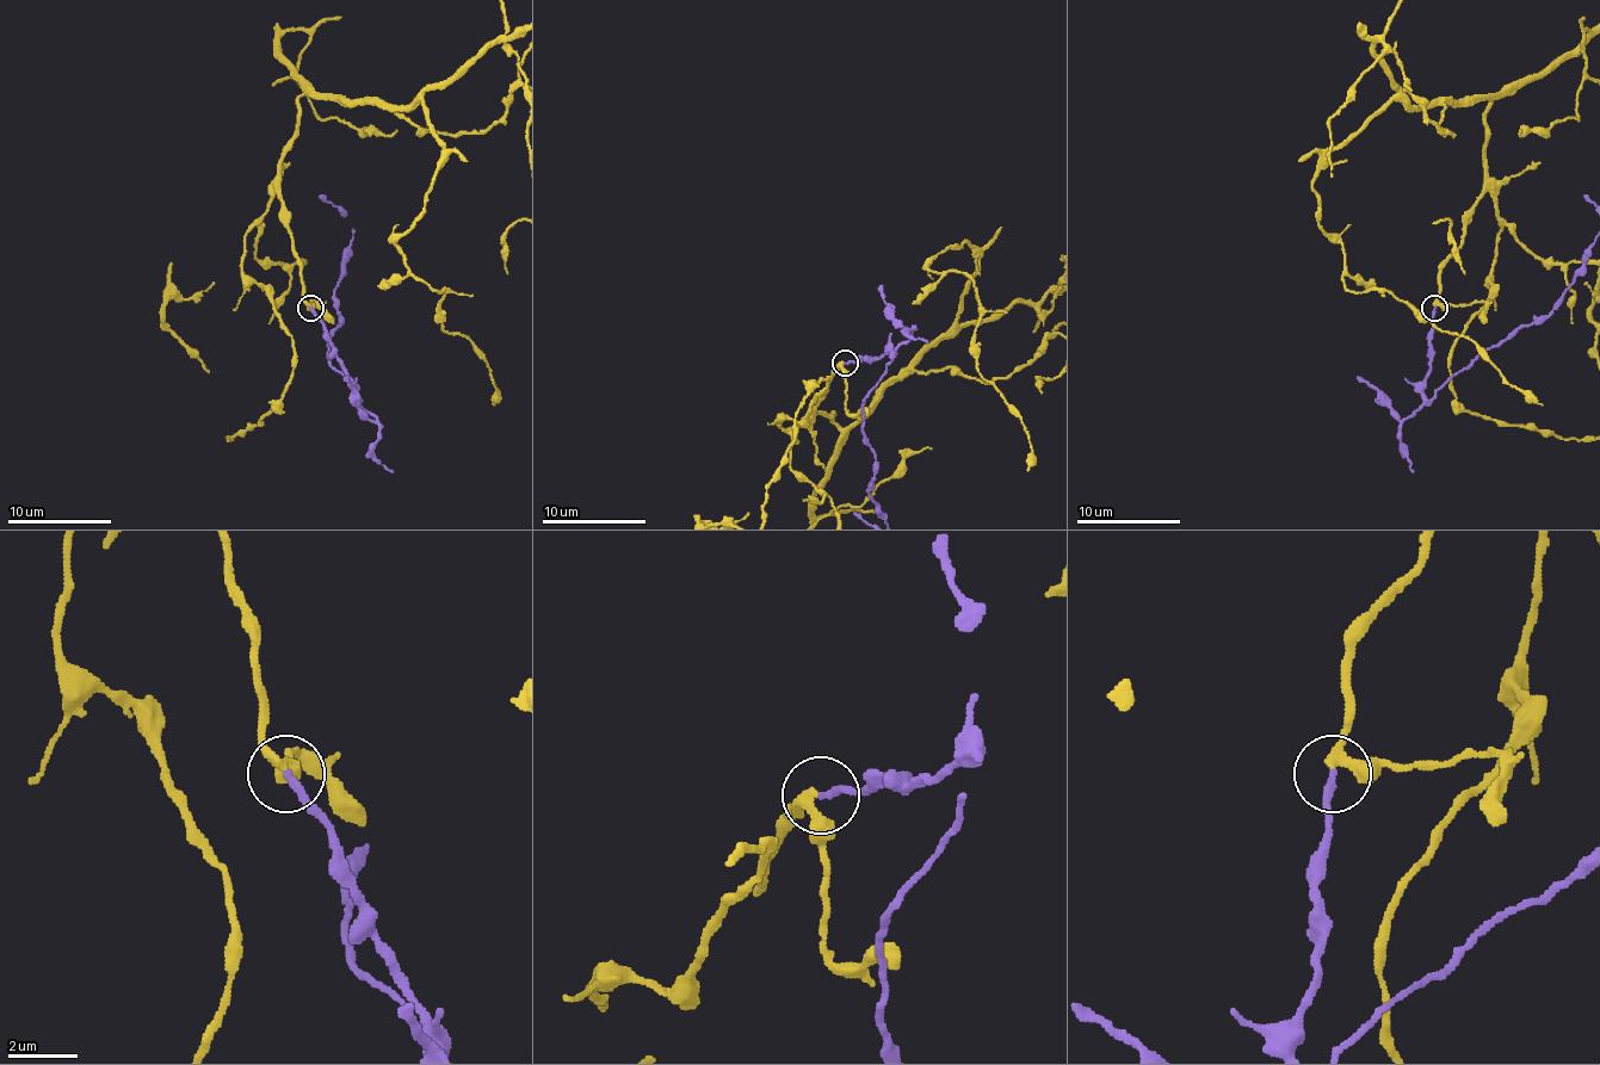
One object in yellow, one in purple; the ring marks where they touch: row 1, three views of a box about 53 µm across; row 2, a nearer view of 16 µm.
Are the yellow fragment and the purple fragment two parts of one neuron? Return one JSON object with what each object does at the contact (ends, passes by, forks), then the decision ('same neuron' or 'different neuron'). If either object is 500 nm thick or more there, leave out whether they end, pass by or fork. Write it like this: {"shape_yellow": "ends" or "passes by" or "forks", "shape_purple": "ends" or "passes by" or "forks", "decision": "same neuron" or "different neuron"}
{"shape_yellow": "passes by", "shape_purple": "ends", "decision": "same neuron"}

